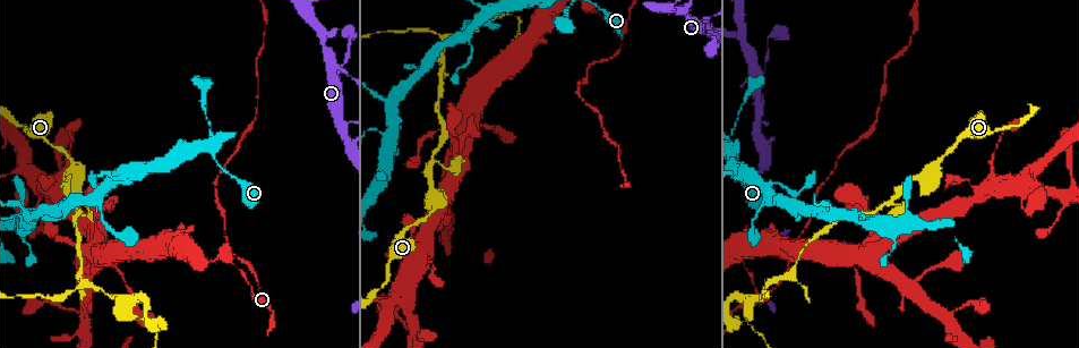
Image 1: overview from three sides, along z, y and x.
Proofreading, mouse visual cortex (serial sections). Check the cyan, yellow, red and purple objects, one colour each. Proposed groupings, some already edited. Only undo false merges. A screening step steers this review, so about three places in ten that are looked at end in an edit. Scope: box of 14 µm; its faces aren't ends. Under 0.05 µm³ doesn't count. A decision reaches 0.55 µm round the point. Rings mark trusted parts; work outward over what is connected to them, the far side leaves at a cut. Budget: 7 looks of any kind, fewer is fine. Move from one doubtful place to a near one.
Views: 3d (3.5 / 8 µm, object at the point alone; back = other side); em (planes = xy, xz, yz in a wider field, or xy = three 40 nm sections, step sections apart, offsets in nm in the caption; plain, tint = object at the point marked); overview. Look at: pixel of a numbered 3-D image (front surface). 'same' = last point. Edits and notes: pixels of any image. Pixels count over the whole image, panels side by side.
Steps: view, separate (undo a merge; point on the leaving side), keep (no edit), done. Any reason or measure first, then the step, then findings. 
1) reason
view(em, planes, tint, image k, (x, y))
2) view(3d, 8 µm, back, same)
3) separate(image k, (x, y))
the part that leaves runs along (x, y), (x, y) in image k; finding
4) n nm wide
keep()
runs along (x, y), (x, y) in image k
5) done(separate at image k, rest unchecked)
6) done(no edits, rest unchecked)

three arms meet
view(3d, 3.5 µm, back, image 1, (750, 64))

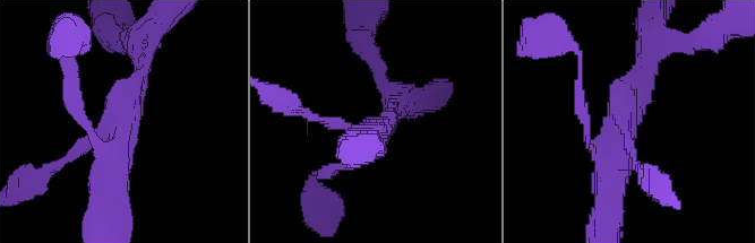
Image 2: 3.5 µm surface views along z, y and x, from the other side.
3 arms; arms of 150, 250, 450 nm; need the tissue
view(em, xy, step 3, tint, image 2, (101, 127))

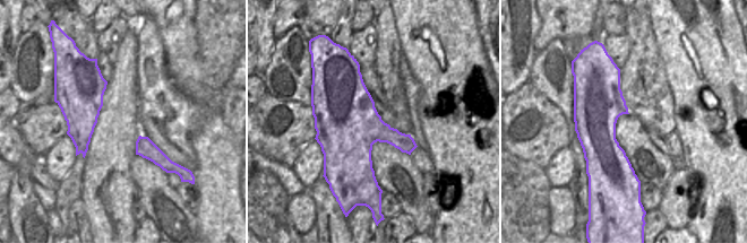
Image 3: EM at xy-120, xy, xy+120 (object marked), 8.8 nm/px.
separate(image 2, (61, 162))
the part that leaves runs along (88, 140), (57, 164), (43, 189) in image 2; two cells meet here

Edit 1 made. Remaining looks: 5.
view(overview)

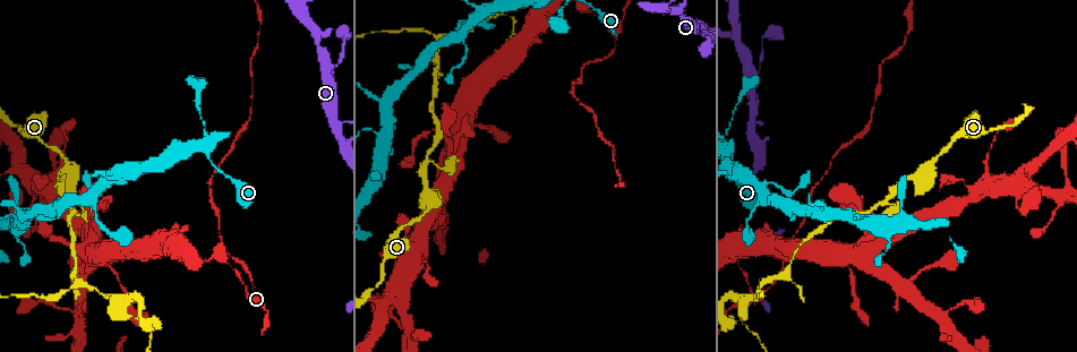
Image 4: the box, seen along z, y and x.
sharp bend
view(3d, 3.5 µm, image 4, (219, 254))

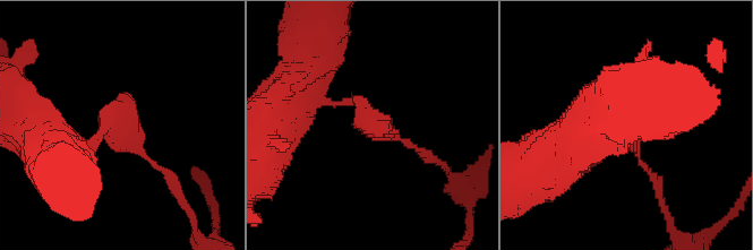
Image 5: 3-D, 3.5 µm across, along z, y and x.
arms of 100, 100 nm
view(em, xy, step 5, plain, image 5, (116, 125))

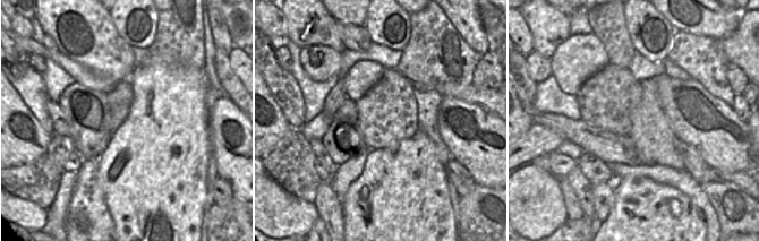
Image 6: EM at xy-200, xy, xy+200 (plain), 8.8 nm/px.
with the object marked
view(em, xy, step 5, tint, same)

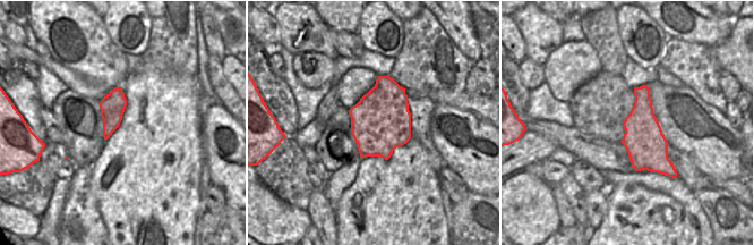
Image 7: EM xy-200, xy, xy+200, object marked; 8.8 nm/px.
separate(image 5, (324, 76))
the part that leaves runs along (350, 102), (298, 93), (277, 115) in image 5; two cells meet here

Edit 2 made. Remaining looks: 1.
done(separate at image 2, separate at image 5, rest unchecked)

